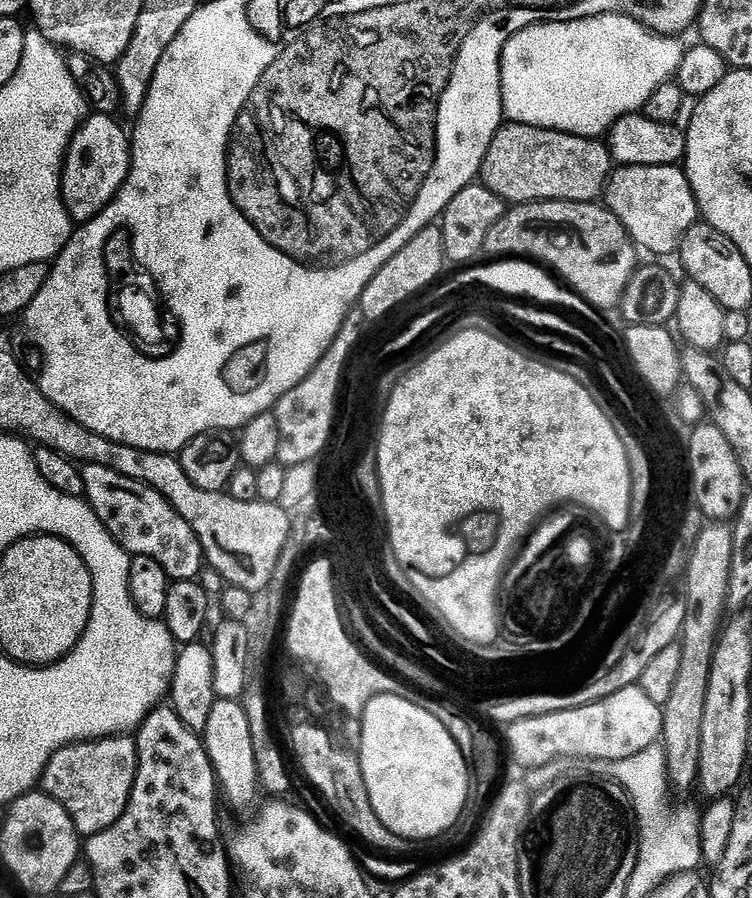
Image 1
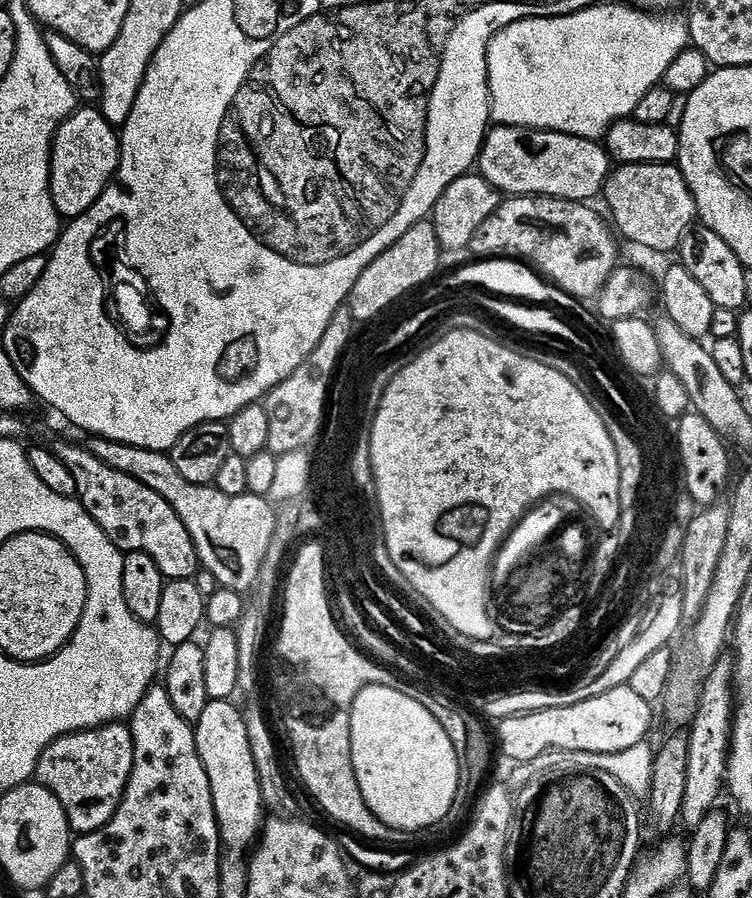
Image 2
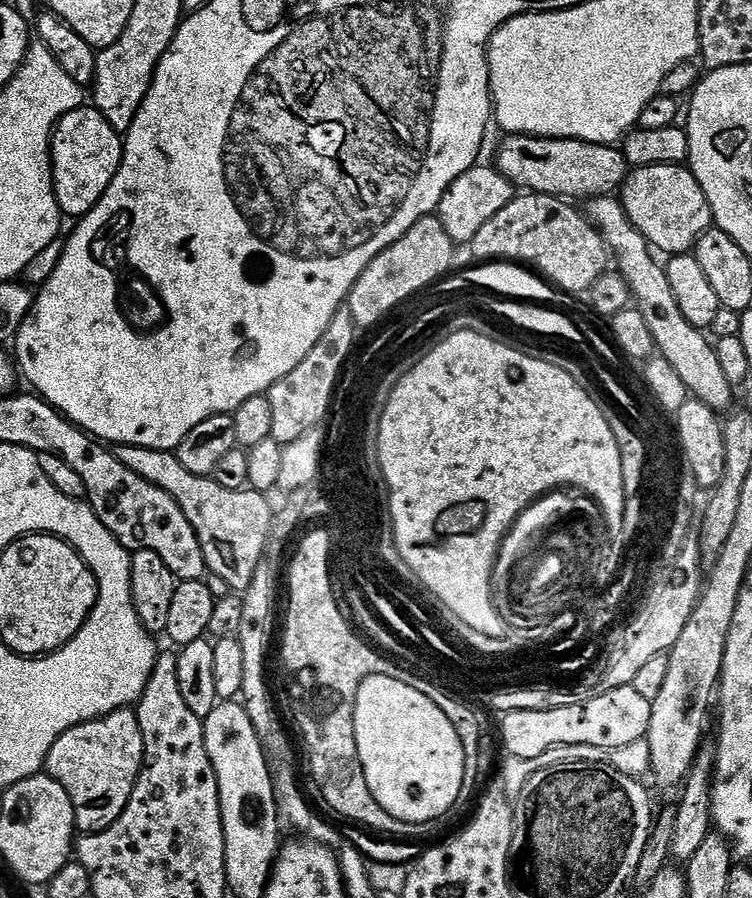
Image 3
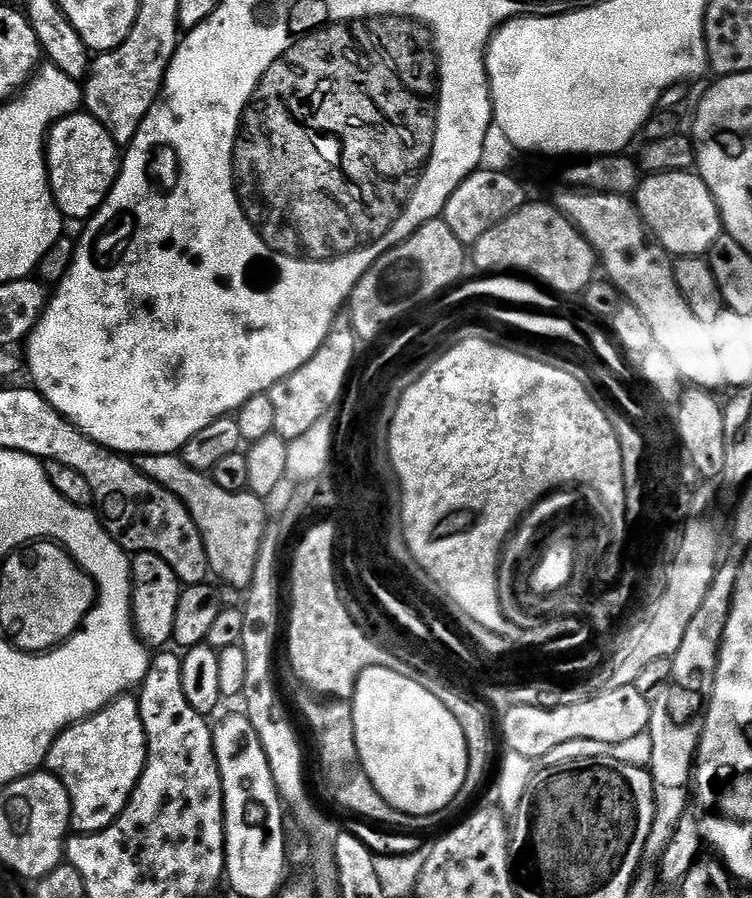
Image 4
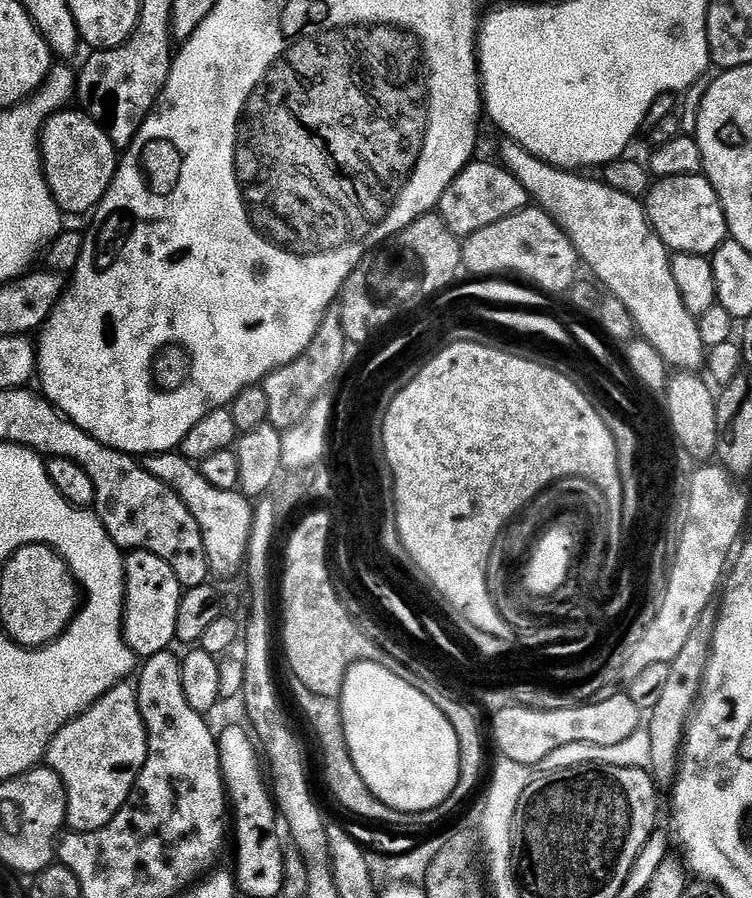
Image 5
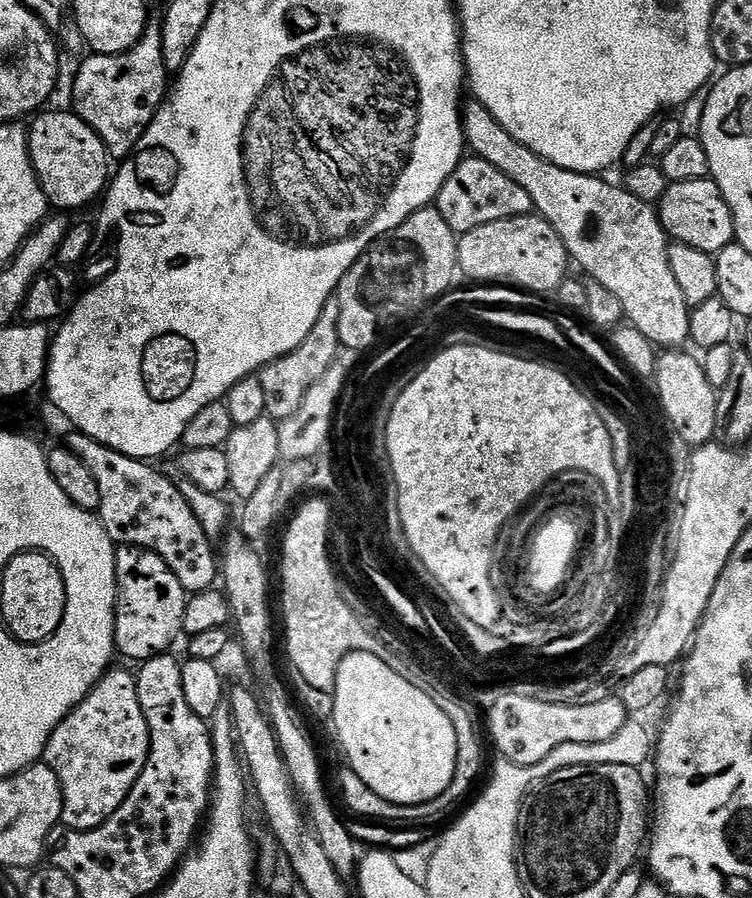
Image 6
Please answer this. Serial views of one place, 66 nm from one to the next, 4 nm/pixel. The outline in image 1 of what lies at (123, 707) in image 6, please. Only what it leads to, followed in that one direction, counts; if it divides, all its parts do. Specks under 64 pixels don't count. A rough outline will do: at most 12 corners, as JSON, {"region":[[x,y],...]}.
{"region":[[128,734],[67,744],[39,787],[87,838],[114,826],[136,781]]}

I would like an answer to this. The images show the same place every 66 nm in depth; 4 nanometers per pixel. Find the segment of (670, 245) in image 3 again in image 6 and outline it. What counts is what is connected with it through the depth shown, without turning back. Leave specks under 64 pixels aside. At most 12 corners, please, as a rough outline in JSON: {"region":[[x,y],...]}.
{"region":[[710,178],[669,183],[658,215],[669,241],[713,257],[736,238]]}

